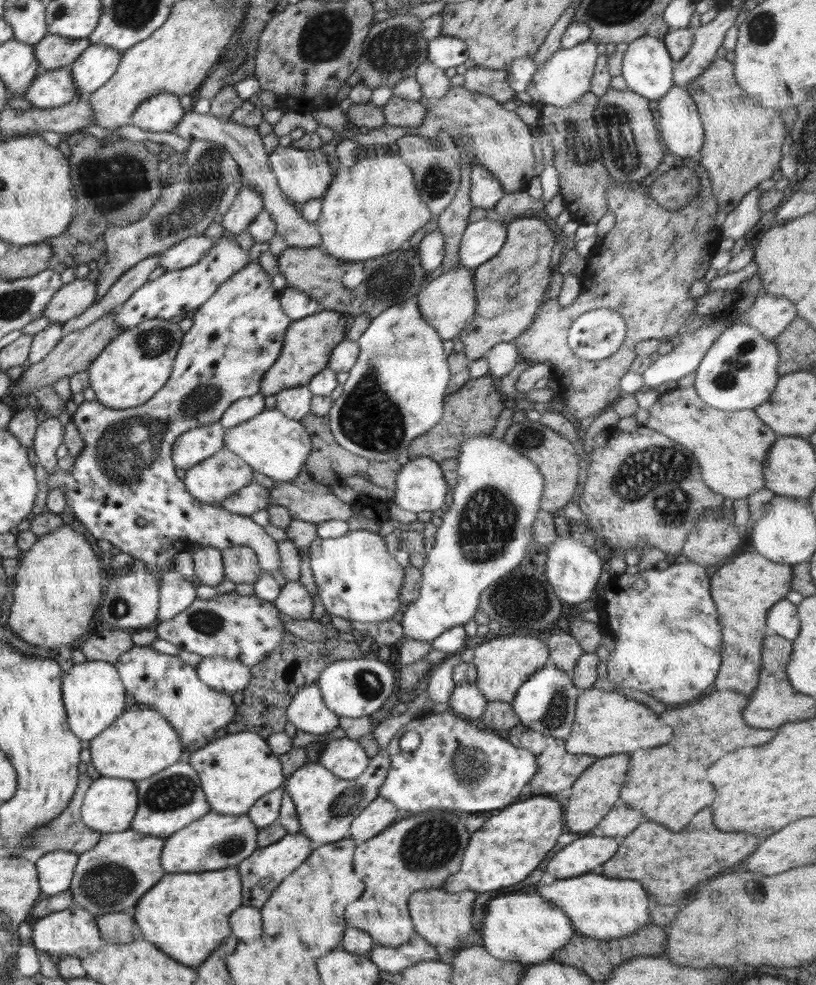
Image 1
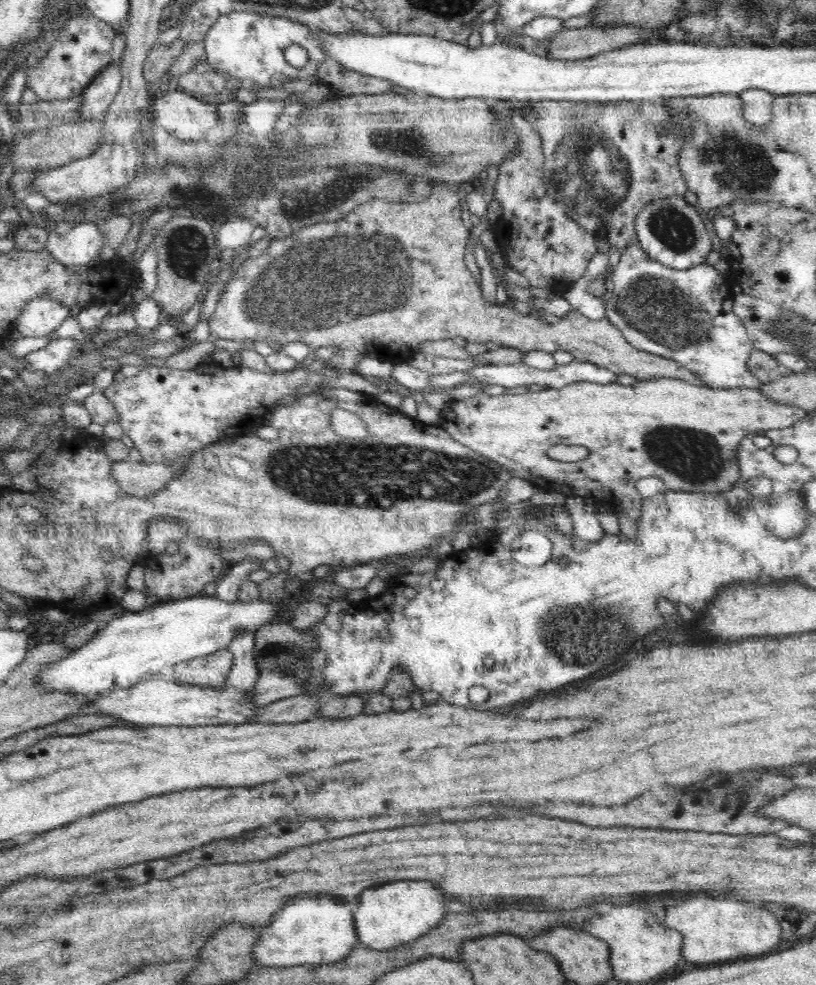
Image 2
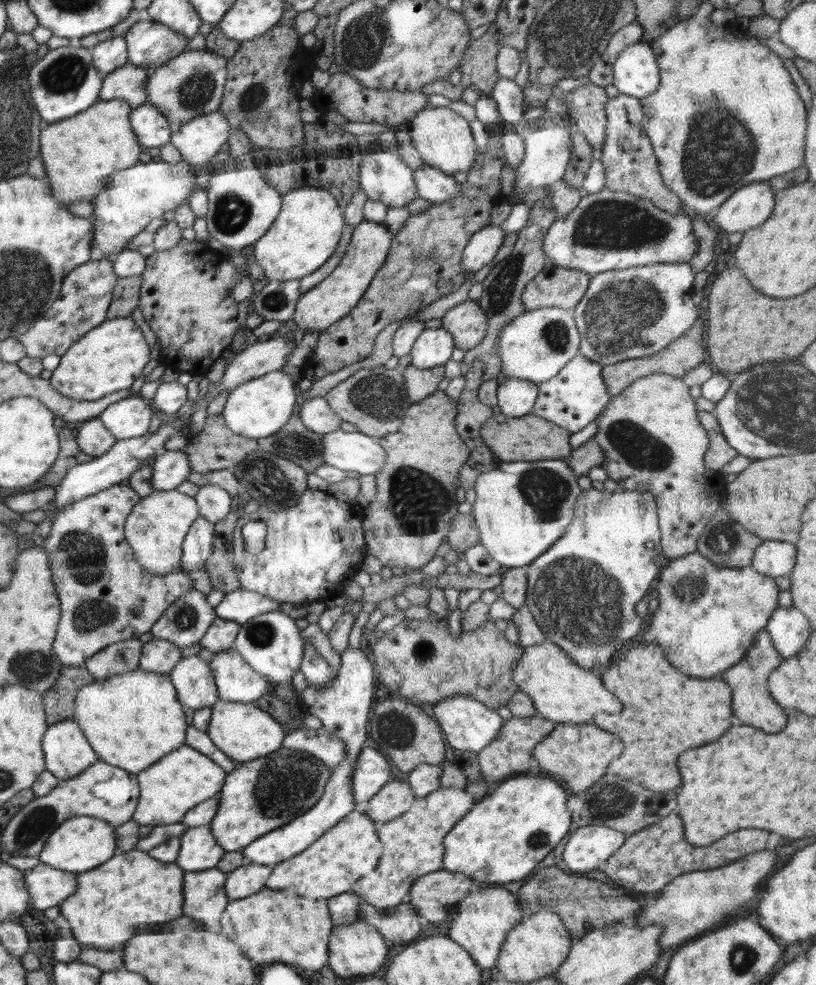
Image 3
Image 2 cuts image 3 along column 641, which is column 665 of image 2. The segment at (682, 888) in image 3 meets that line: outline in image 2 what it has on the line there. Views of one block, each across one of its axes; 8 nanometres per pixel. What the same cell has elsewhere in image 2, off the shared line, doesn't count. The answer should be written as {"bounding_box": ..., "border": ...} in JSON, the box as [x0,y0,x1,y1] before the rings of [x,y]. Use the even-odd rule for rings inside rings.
{"bounding_box":[660,897,780,964],"border":[[[728,897],[720,900],[712,898],[688,898],[678,906],[670,905],[664,911],[664,922],[660,923],[682,933],[684,938],[682,958],[698,964],[728,962],[728,960],[748,959],[770,952],[780,942],[780,924],[772,912],[750,902]]]}

